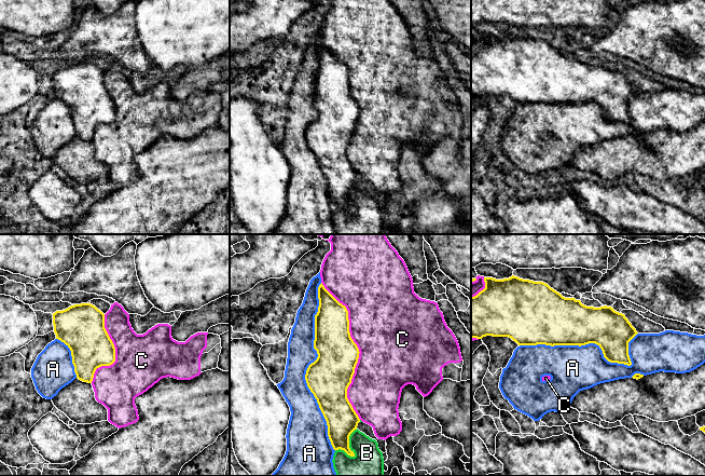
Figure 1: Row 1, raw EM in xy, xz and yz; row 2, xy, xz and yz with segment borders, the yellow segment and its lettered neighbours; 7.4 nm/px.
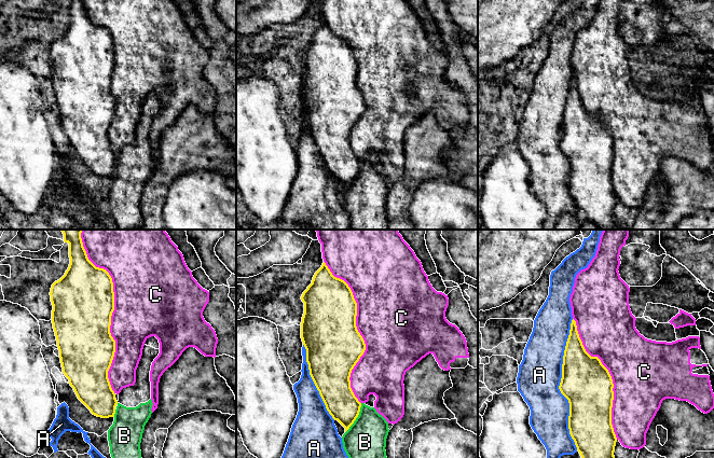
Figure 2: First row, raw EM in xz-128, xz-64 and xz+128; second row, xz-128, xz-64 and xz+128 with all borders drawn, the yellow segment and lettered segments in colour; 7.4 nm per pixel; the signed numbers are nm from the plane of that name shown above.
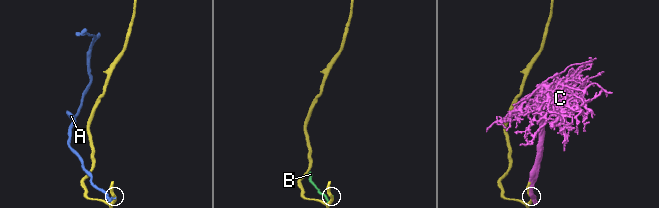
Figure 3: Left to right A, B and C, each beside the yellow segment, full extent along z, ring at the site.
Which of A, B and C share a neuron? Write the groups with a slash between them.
A / B / C

